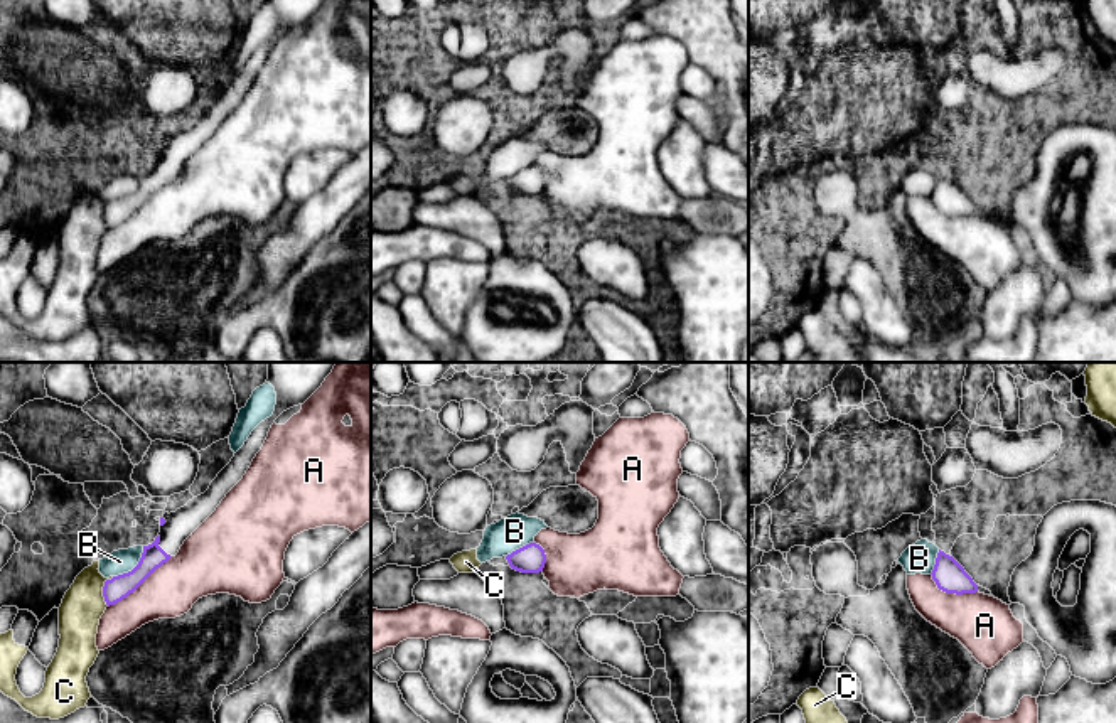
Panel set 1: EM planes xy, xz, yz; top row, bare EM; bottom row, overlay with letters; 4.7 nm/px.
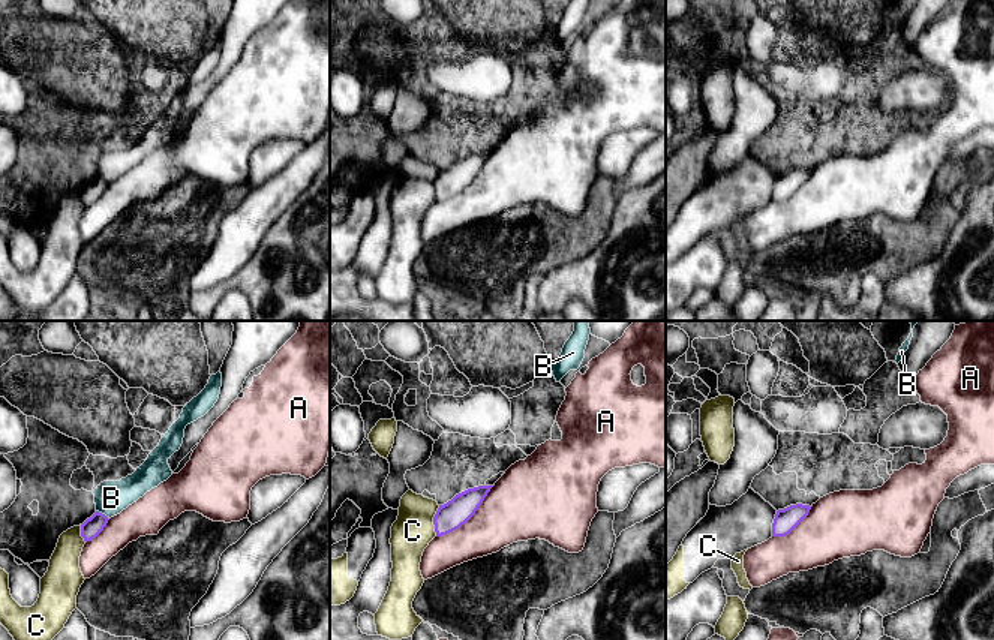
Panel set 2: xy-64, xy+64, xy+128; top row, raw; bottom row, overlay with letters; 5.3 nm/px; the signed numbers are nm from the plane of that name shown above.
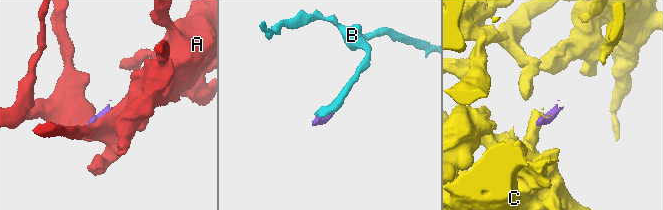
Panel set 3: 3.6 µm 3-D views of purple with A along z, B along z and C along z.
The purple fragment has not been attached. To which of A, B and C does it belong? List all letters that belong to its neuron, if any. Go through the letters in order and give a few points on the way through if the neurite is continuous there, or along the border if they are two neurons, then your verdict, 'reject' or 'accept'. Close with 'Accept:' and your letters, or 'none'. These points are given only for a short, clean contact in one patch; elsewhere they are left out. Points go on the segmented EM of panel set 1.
A: reject
B: border along xy (144, 546), (140, 560), (130, 570), (113, 577); reject
C: border along xy (113, 577), (103, 587), (103, 600), (108, 605); reject
Accept: none

